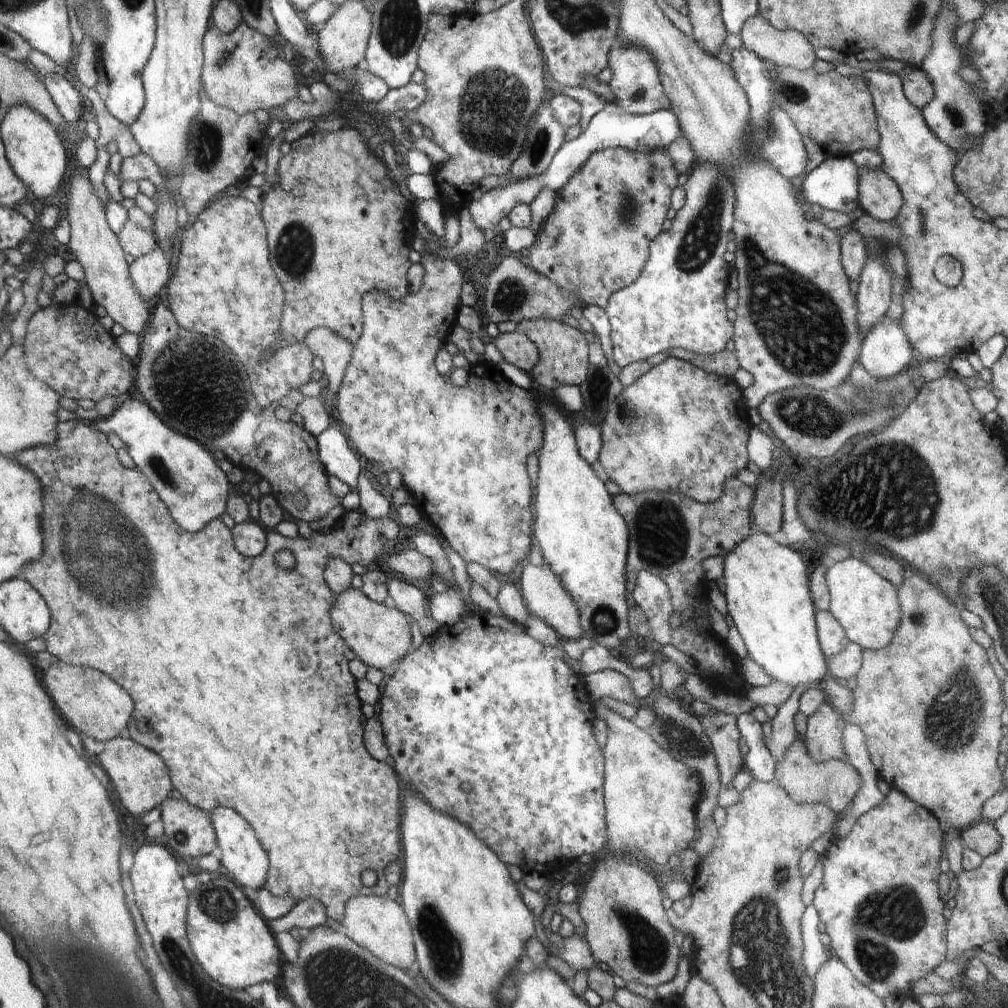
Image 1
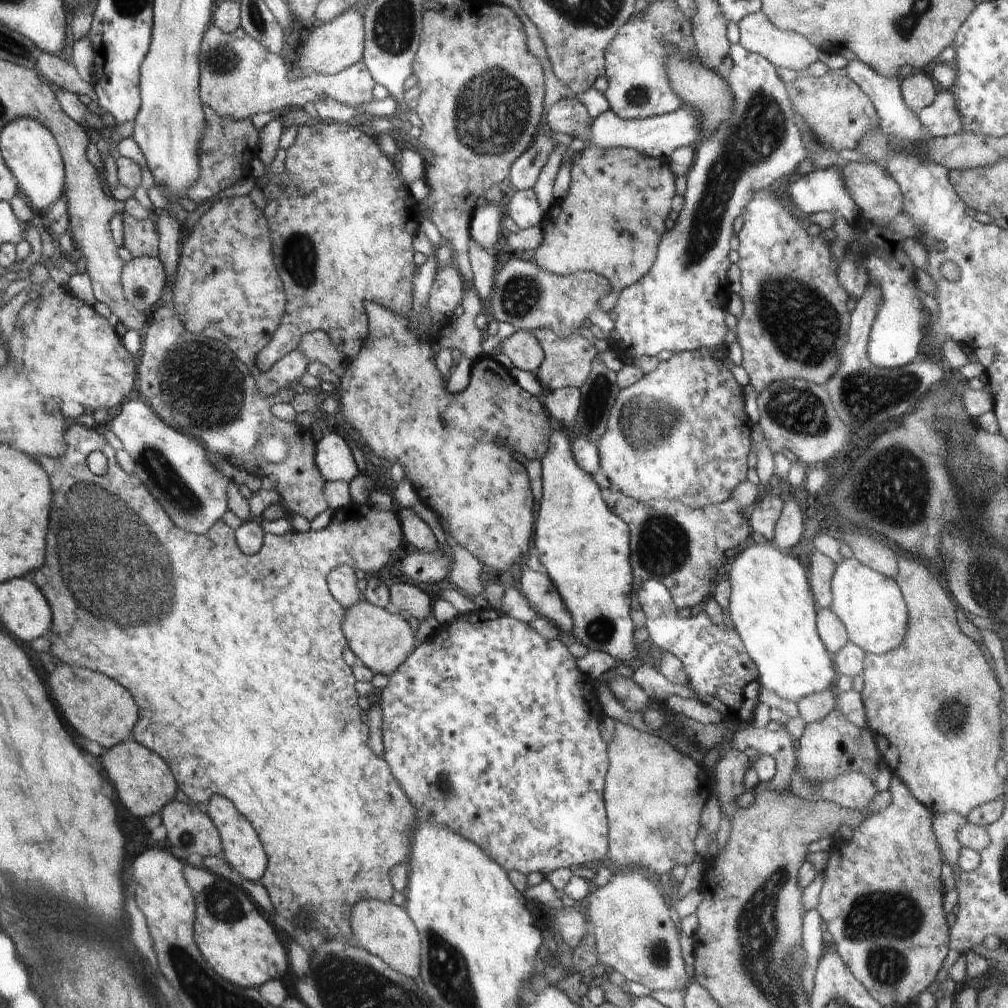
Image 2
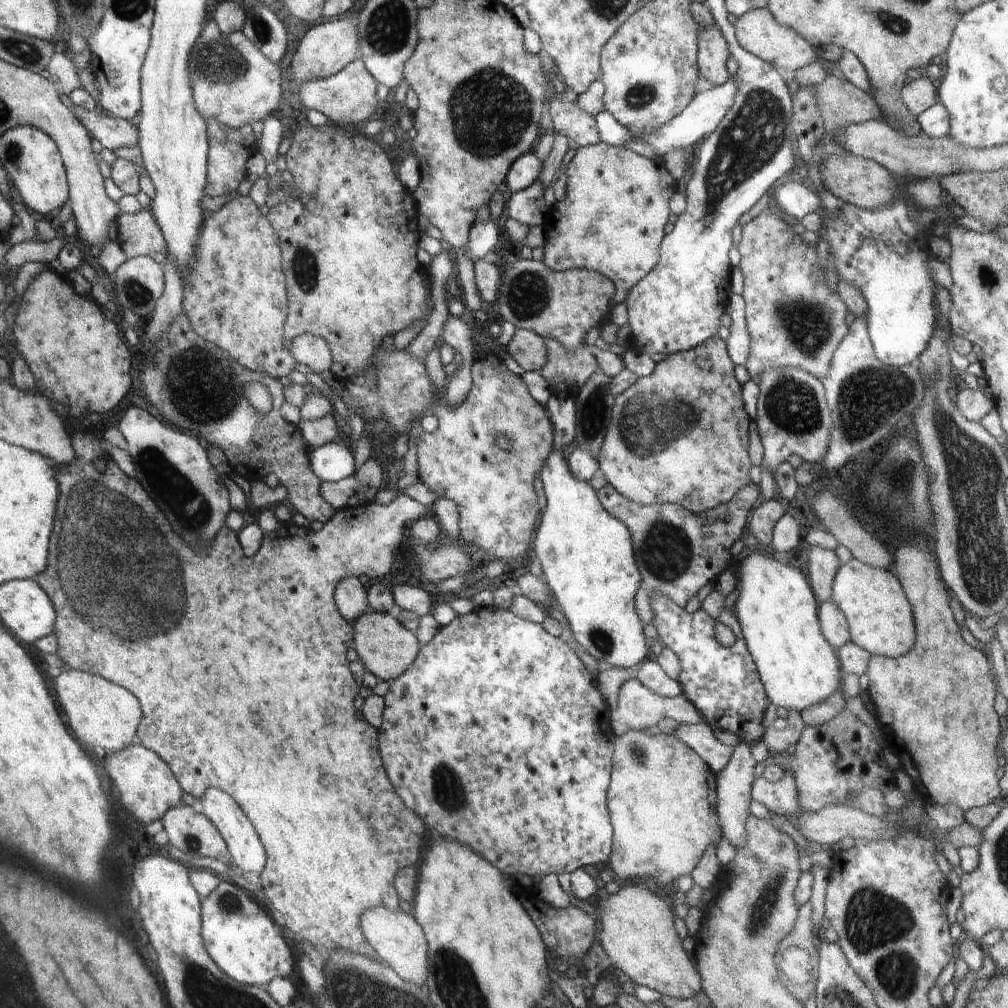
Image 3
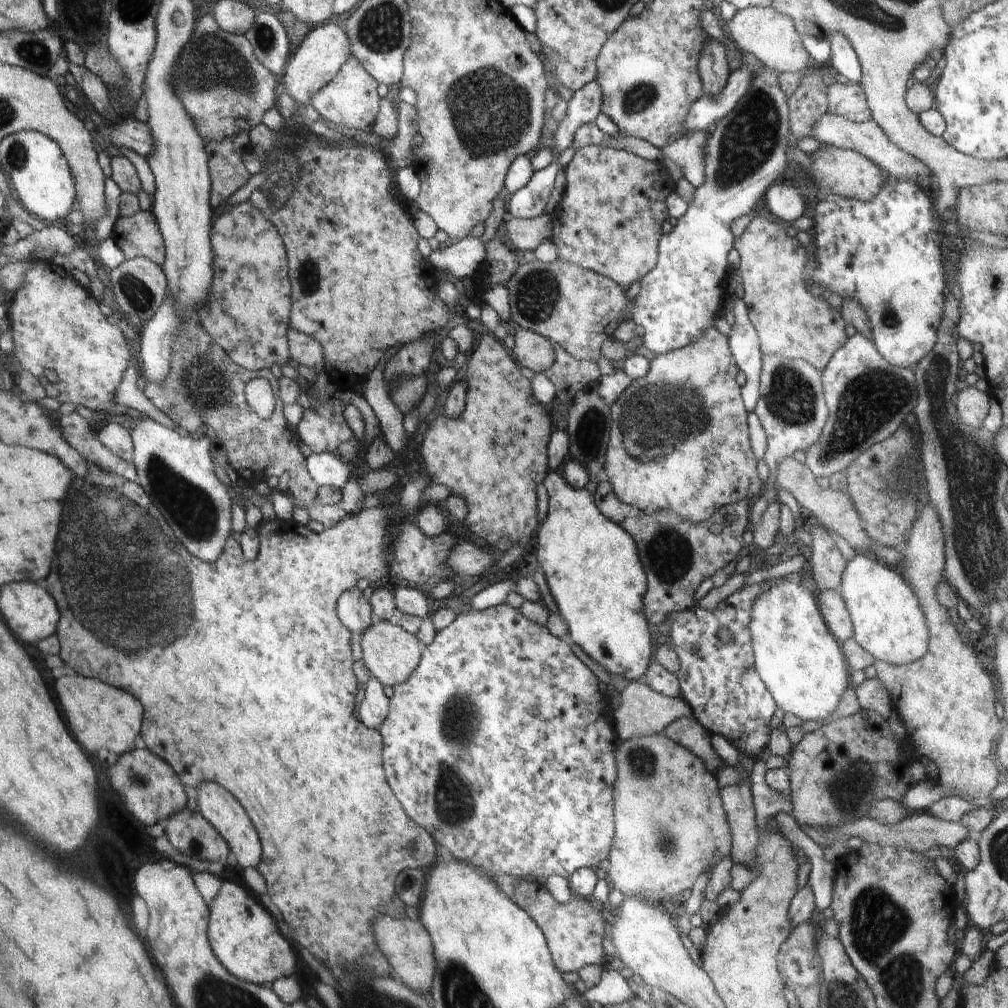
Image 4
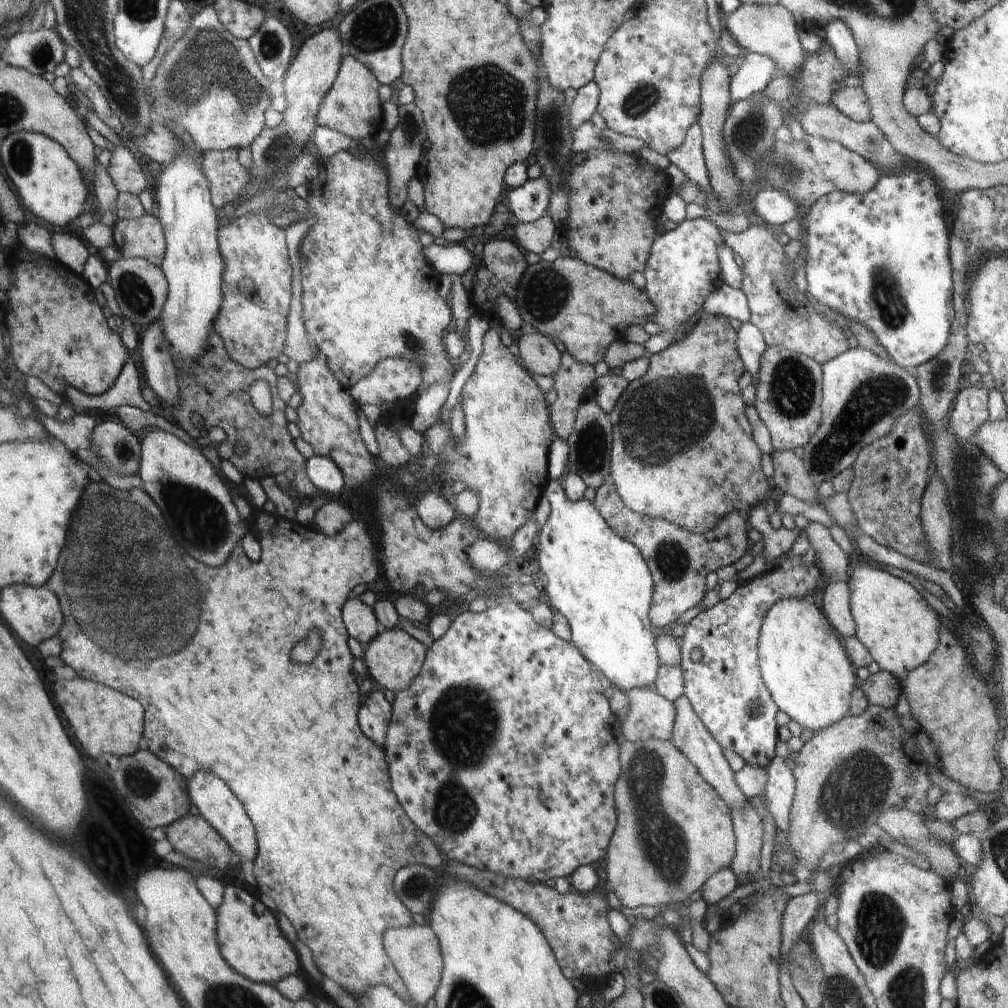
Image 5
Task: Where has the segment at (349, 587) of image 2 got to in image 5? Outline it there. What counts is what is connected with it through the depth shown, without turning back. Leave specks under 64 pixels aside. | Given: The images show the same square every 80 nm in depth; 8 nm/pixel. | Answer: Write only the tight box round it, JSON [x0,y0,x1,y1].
[342,598,381,644]

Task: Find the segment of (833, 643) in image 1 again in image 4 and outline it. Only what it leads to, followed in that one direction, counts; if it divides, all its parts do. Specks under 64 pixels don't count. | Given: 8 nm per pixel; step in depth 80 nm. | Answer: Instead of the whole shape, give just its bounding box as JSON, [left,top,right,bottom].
[817,589,853,644]

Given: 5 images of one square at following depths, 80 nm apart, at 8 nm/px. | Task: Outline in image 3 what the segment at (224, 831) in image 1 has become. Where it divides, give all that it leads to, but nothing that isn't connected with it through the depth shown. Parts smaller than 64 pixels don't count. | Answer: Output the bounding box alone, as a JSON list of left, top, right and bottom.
[200,788,266,874]

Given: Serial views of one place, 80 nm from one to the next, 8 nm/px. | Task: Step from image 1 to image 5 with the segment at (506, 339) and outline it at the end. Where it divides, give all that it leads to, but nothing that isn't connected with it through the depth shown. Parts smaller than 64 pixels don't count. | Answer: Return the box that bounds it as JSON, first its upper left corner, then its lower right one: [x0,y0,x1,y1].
[515,333,561,375]

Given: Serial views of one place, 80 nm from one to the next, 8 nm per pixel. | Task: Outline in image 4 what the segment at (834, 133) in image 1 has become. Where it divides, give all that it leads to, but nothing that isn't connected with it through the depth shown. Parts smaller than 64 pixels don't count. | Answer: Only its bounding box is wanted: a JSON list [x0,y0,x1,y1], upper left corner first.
[826,82,872,123]

